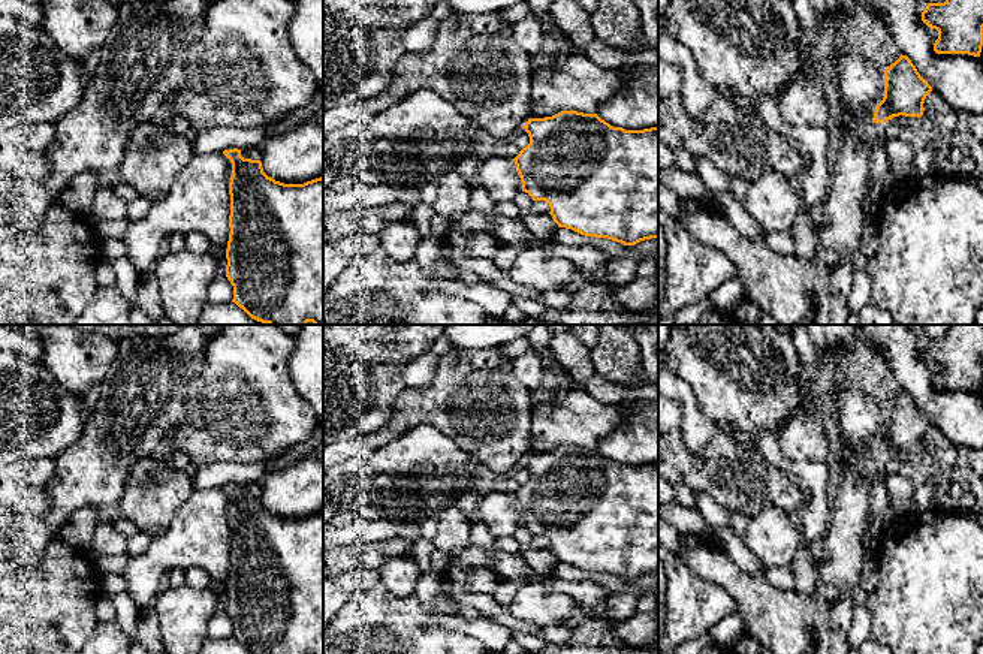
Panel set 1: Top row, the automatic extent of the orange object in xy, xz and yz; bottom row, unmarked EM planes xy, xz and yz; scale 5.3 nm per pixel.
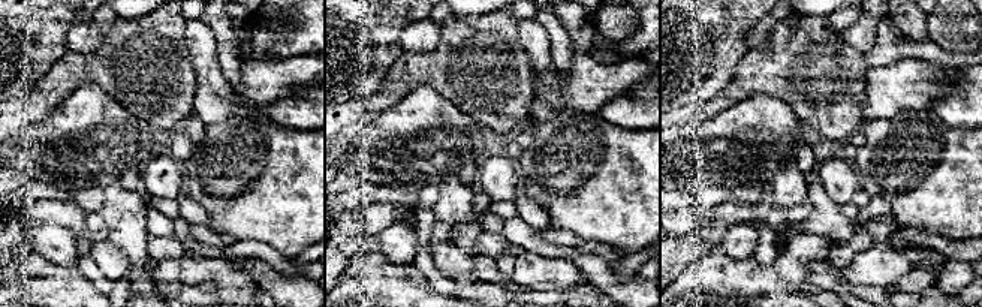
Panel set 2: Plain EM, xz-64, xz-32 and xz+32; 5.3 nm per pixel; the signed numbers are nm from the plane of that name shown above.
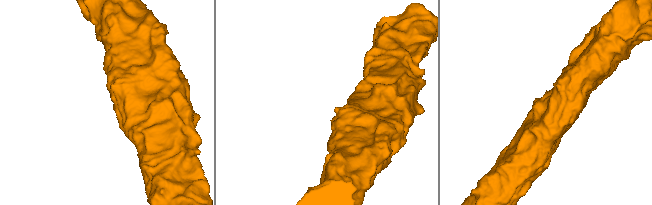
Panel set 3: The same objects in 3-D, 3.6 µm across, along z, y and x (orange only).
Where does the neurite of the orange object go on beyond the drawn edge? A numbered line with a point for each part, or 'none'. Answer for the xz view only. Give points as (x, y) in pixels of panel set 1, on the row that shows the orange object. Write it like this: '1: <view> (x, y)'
none

